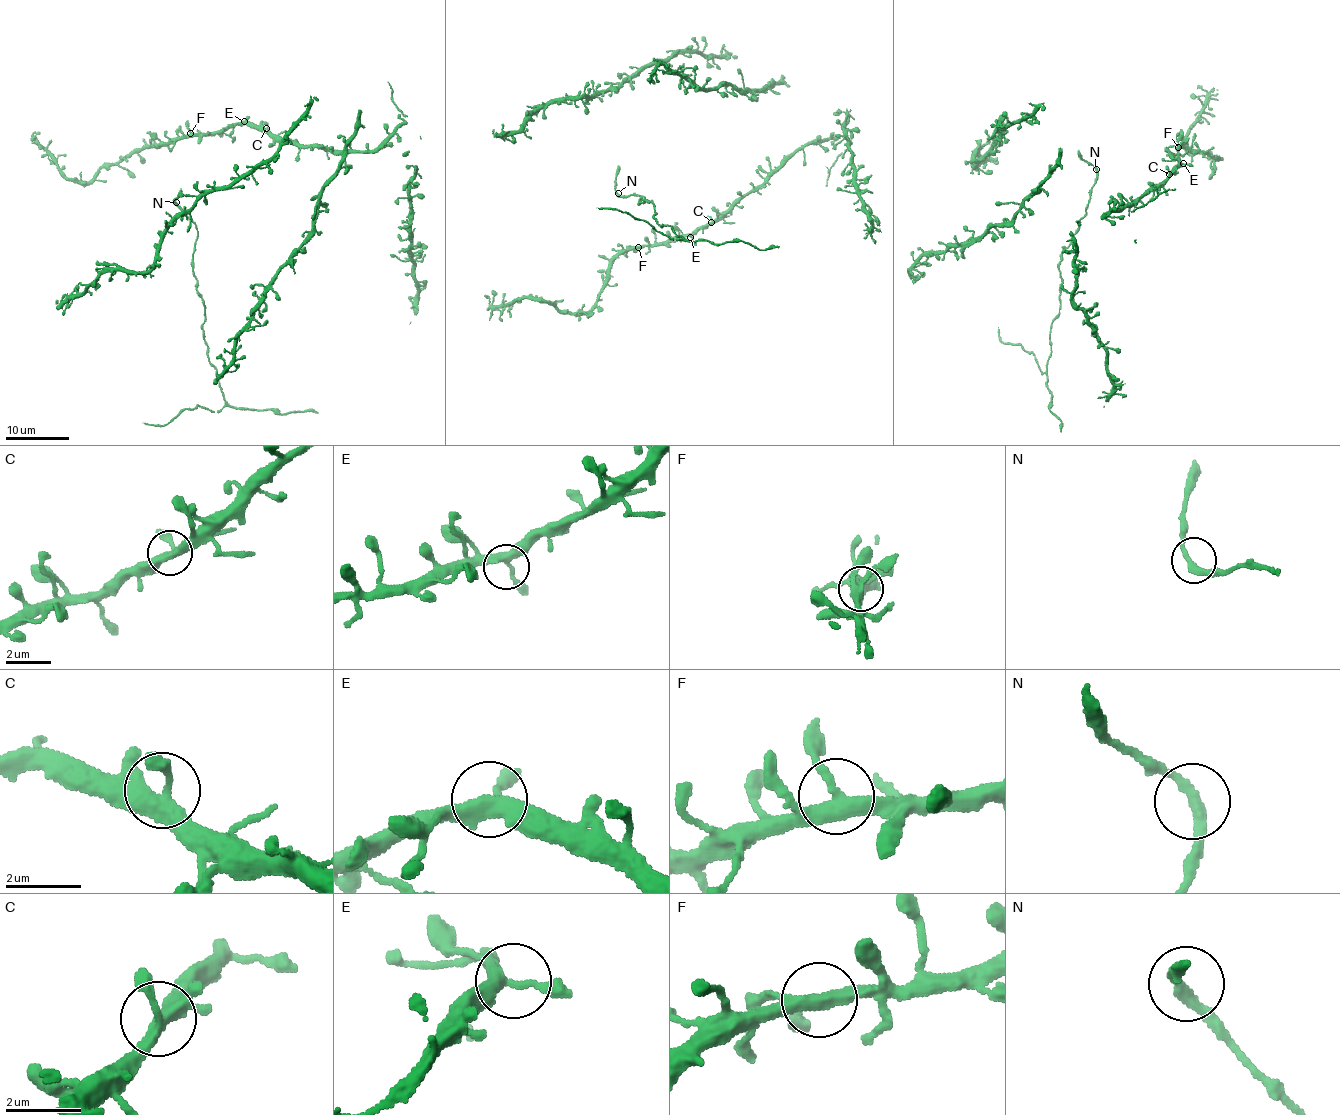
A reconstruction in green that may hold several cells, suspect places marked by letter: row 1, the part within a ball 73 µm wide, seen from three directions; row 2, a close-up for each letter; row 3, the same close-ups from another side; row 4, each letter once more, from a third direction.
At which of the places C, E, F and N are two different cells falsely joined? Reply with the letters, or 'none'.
none

